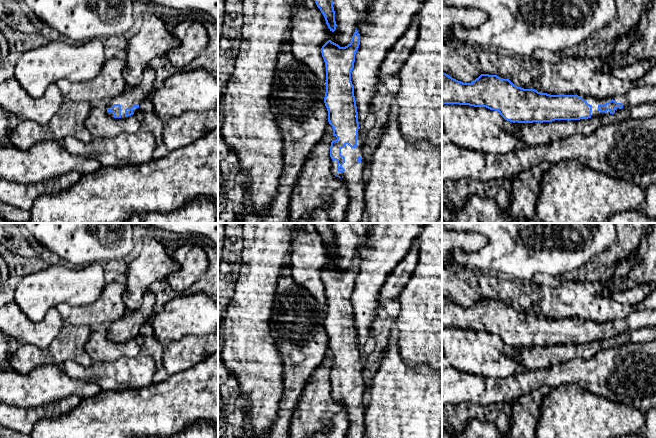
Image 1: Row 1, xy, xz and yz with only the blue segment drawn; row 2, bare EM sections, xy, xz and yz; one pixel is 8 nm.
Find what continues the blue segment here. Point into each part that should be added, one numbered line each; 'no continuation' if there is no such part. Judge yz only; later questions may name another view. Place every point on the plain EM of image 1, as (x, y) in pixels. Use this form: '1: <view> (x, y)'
1: yz (638, 319)

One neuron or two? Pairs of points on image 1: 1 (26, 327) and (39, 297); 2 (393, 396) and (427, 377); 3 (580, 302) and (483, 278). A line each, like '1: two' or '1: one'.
1: two
2: one
3: one

